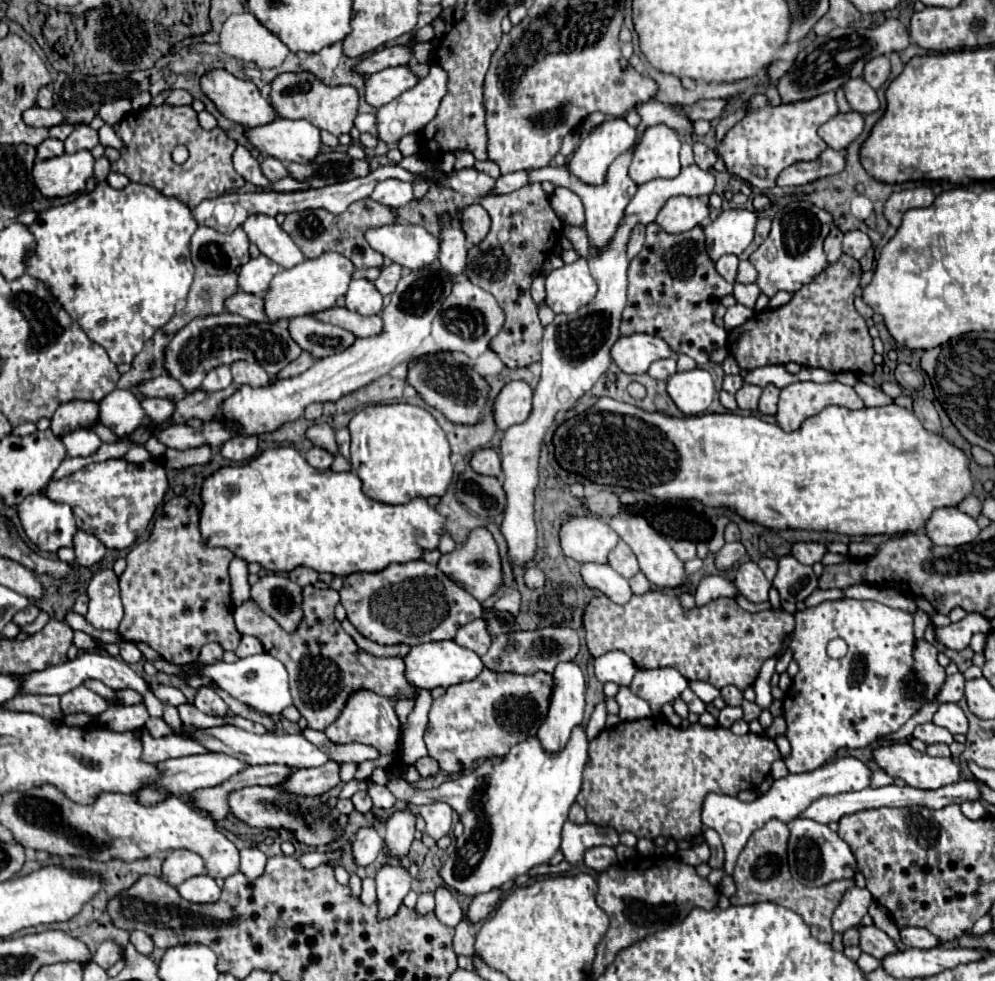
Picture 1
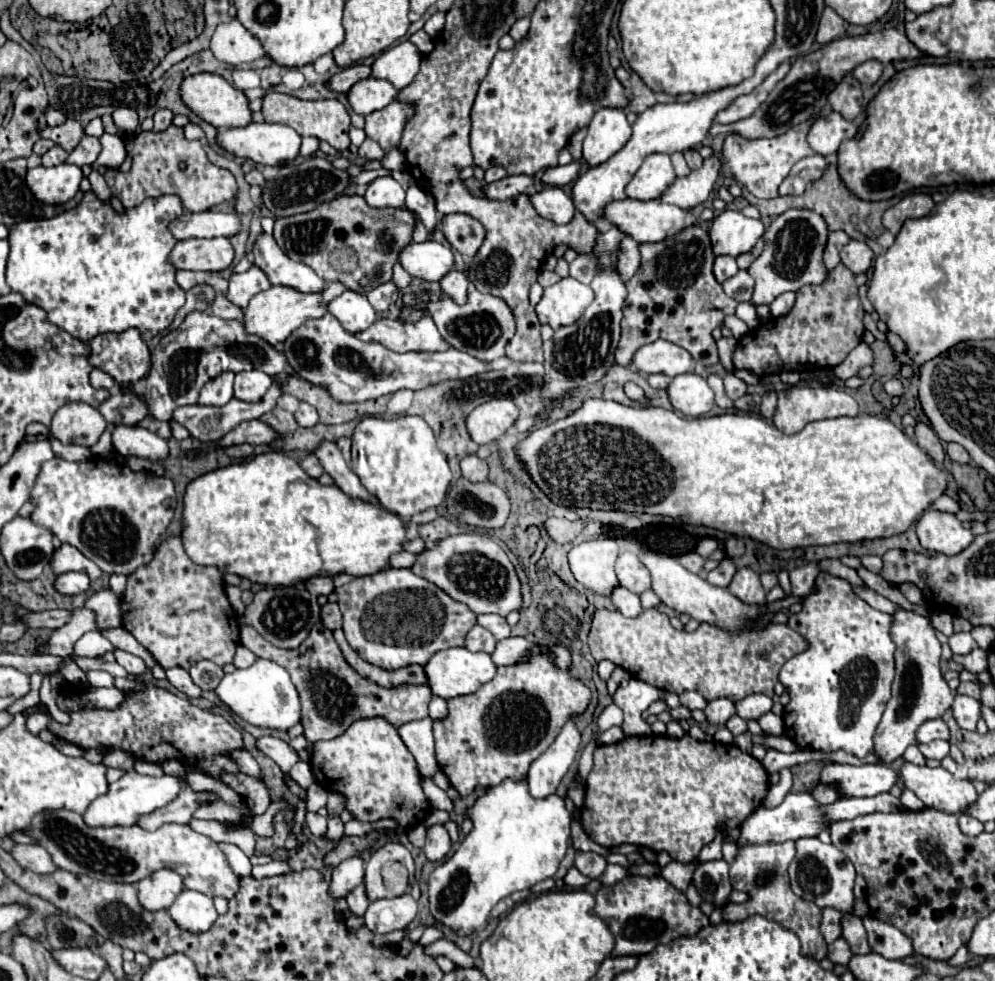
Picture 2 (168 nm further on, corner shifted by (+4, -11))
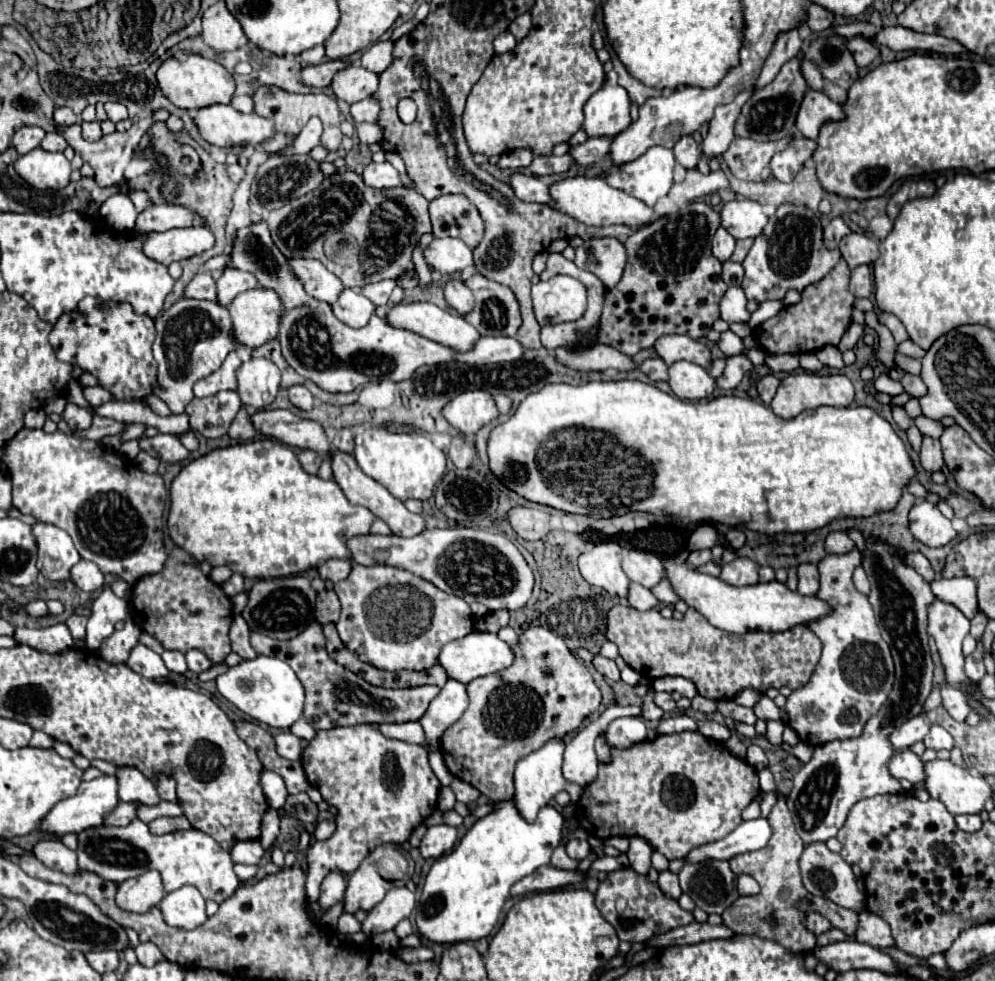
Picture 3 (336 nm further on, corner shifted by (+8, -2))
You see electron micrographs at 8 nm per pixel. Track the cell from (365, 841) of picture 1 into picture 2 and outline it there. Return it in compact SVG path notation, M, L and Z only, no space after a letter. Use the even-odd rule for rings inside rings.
M360 858L344 860L332 870L328 894L332 894L334 900L342 900L362 882L364 882L364 860Z

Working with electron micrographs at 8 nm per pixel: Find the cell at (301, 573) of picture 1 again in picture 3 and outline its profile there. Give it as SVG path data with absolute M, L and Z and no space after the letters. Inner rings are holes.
M332 559L332 561L326 561L326 563L322 563L322 565L318 567L318 575L320 575L324 581L330 579L332 583L336 583L336 581L342 581L344 577L348 577L350 569L352 569L350 561L336 561L336 559Z

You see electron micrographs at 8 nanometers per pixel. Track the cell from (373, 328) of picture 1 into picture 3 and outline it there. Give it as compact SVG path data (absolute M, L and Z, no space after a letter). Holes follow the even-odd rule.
M398 303L394 305L388 315L386 315L386 323L396 327L396 329L406 329L406 331L412 331L412 333L418 333L426 339L432 339L436 343L442 343L442 345L448 345L452 349L470 349L478 339L480 339L480 333L476 333L476 329L472 329L472 325L468 325L462 317L454 315L454 313L448 313L432 303Z

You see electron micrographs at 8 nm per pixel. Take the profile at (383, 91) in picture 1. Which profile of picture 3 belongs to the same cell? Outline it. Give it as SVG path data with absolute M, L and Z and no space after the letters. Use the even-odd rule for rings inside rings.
M350 65L348 69L336 73L330 87L338 99L342 99L346 103L358 103L376 93L378 75L372 71L366 71L364 67Z

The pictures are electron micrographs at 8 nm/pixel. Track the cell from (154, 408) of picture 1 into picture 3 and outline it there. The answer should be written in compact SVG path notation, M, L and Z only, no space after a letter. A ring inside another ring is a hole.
M220 391L212 397L194 397L186 405L190 417L190 427L194 433L204 435L206 439L216 439L226 435L228 425L240 411L242 401L236 391Z

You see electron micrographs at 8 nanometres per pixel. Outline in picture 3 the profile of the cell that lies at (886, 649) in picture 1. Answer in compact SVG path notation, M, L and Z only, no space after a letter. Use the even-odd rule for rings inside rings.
M858 549L846 555L826 555L818 563L820 589L816 597L830 605L830 613L806 627L822 641L822 657L810 681L794 689L780 709L782 723L794 729L800 741L808 745L858 737L864 721L880 709L888 697L888 689L892 689L894 665L888 643L880 635L868 597L852 583L852 571L858 563Z

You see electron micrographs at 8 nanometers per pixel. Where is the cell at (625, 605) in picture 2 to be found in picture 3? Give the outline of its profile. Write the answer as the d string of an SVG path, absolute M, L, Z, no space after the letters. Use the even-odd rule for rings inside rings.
M630 583L626 599L628 599L628 605L638 611L646 611L646 609L652 609L658 605L658 599L650 593L650 589L636 585L636 583Z

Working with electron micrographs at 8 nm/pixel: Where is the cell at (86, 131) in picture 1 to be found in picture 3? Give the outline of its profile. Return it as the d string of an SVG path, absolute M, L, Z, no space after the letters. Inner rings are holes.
M94 121L94 123L82 123L82 137L86 141L98 141L102 137L100 123L98 121Z

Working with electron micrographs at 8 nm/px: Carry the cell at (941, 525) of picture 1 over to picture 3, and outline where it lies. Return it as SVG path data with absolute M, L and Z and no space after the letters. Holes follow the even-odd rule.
M926 499L916 501L916 505L910 509L910 531L928 547L942 547L958 535L952 529L952 523L940 513L938 505Z

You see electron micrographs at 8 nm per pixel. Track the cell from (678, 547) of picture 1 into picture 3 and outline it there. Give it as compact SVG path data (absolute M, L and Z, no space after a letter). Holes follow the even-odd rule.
M702 549L702 551L690 551L690 555L688 555L688 559L686 559L690 565L694 565L694 567L700 567L700 565L704 565L704 563L708 563L708 561L712 561L712 553L710 553L710 549Z

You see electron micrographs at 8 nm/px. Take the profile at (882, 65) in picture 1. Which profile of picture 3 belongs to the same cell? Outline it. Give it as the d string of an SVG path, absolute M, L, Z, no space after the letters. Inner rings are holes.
M856 37L848 43L850 53L854 55L854 61L858 67L868 67L878 57L878 47L866 41L864 37Z

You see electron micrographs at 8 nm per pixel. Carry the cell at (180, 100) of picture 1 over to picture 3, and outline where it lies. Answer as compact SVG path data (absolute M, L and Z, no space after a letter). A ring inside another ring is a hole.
M148 115L148 117L140 119L138 123L134 123L126 133L118 133L118 131L116 131L116 133L112 133L112 135L102 137L100 141L94 141L94 143L88 143L88 141L82 139L80 123L64 125L64 127L58 127L56 131L66 139L66 143L68 143L86 163L90 163L90 165L94 167L94 171L96 171L96 183L98 183L100 187L112 187L112 185L116 185L118 181L122 181L124 169L126 169L126 165L130 163L130 159L132 159L132 155L134 155L134 149L138 147L142 135L152 127L152 123L154 123L154 121L152 121L152 115Z

